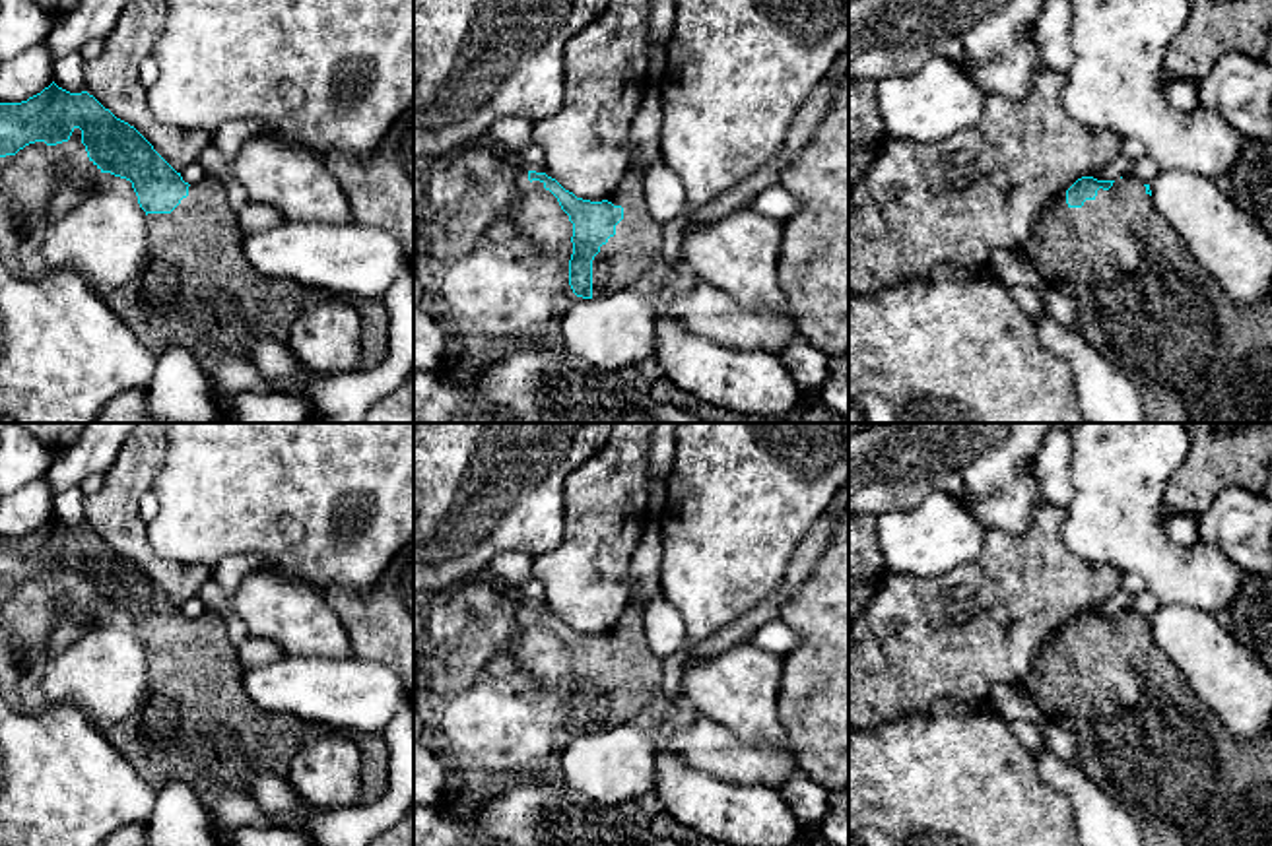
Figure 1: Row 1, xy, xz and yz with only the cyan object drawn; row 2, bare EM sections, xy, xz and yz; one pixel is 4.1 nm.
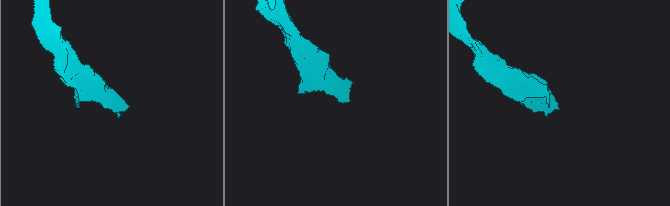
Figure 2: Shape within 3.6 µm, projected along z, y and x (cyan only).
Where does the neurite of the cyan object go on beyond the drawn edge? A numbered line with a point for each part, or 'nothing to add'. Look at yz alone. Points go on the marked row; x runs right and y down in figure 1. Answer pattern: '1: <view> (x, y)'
1: yz (1144, 303)

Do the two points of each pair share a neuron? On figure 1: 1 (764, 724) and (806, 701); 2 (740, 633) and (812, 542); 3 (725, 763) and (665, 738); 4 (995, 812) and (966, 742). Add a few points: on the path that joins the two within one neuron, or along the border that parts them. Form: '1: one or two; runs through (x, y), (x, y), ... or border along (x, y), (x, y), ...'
1: two; border along (781, 672), (777, 720), (793, 749)
2: one; runs through (764, 612), (783, 592), (799, 565)
3: one; runs through (709, 748), (680, 742)
4: one; runs through (983, 794), (966, 777), (966, 759)

